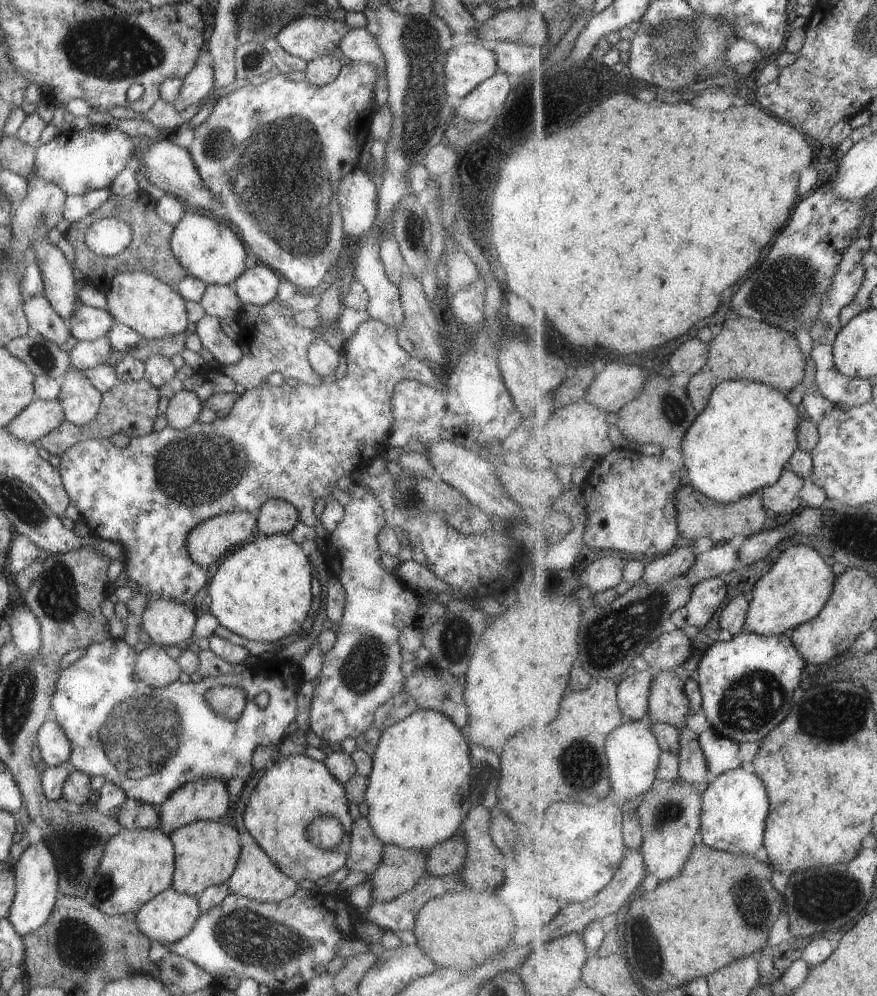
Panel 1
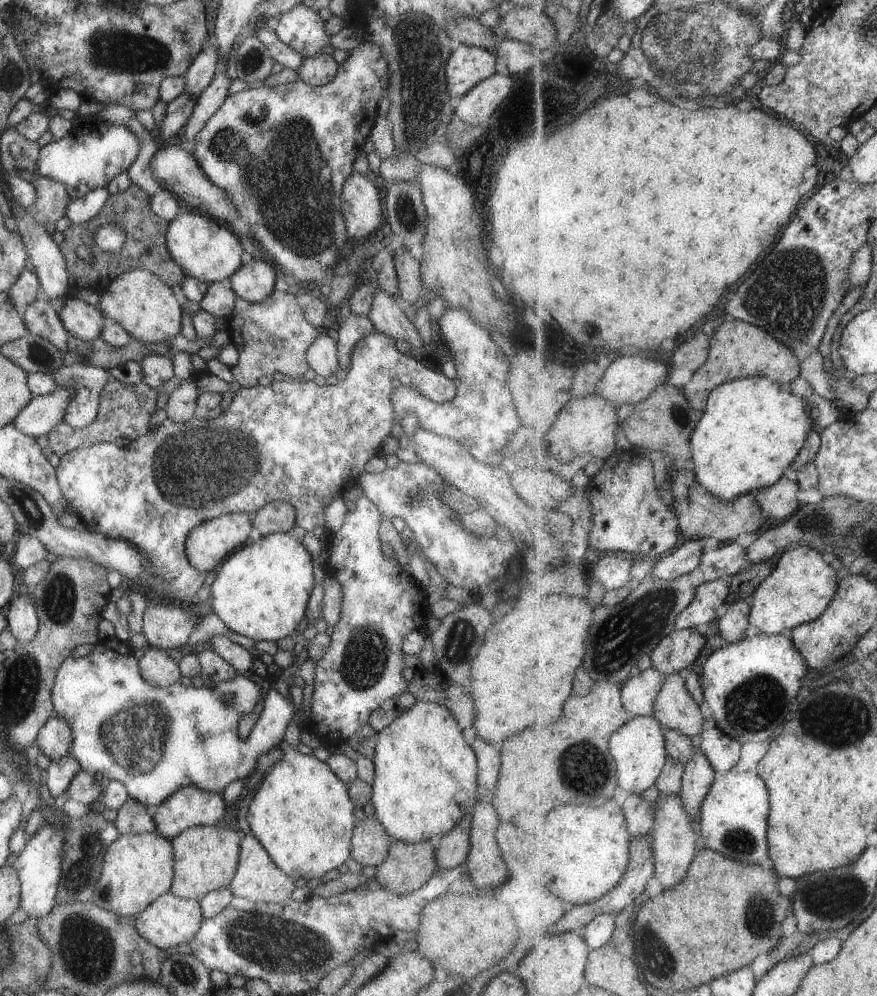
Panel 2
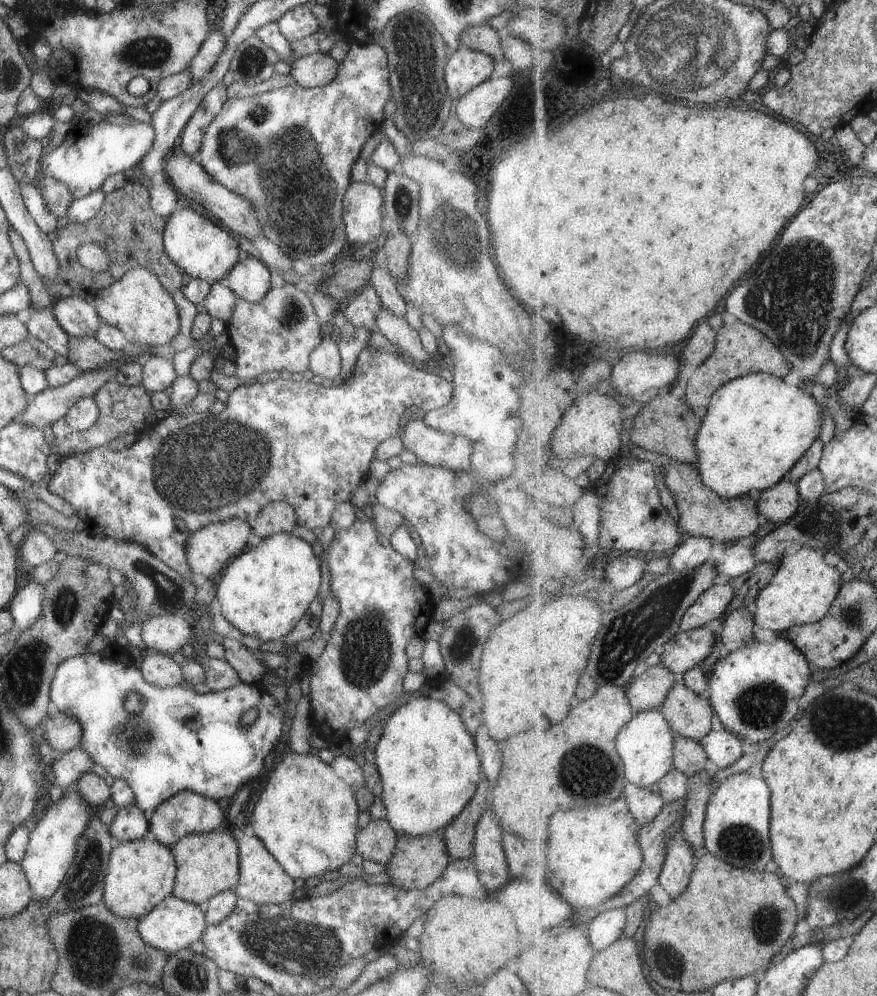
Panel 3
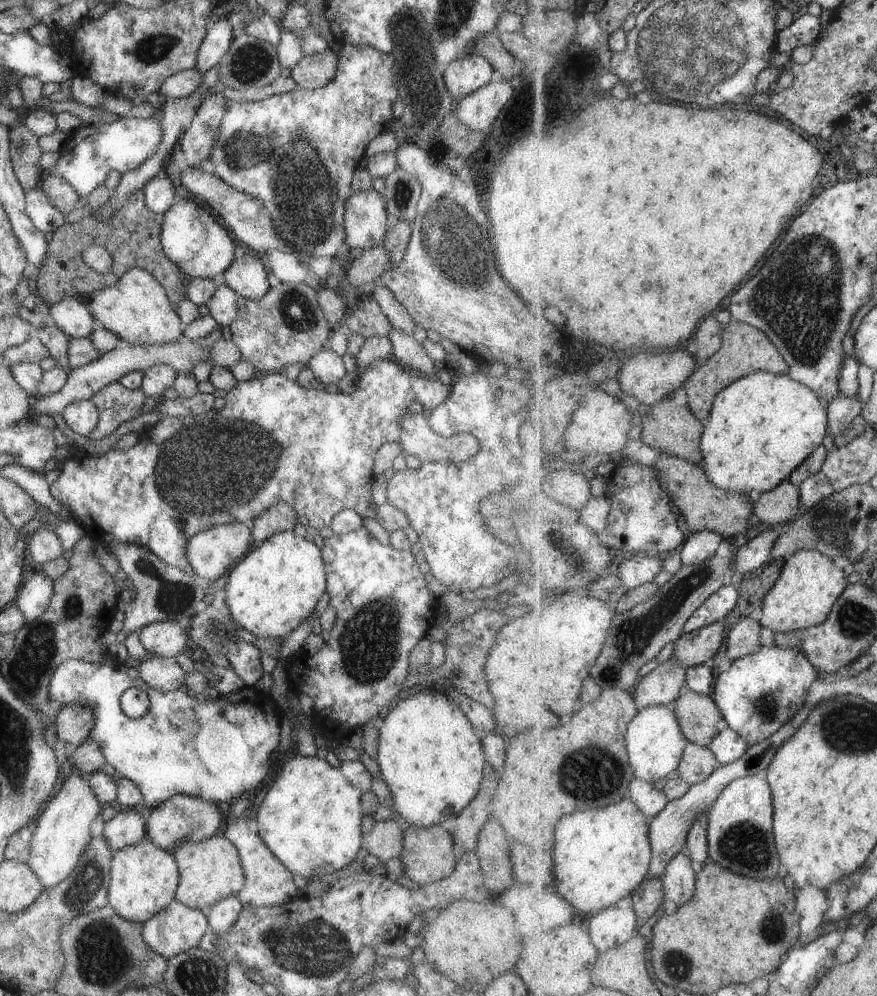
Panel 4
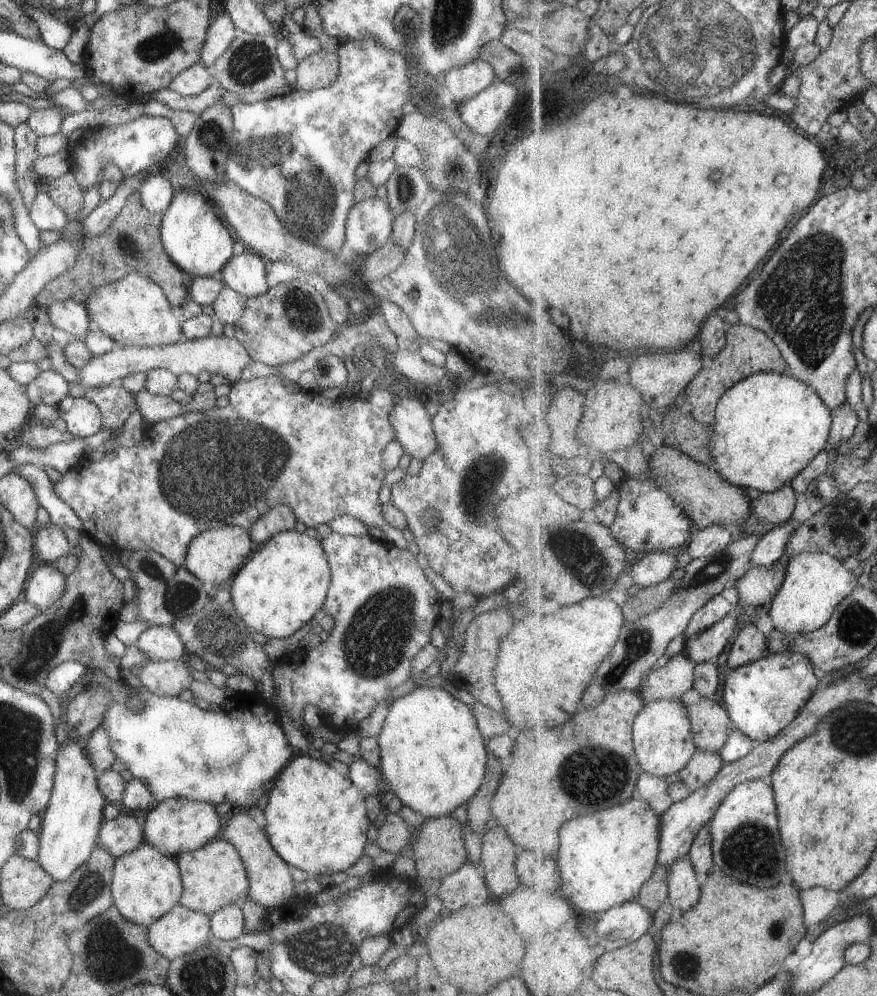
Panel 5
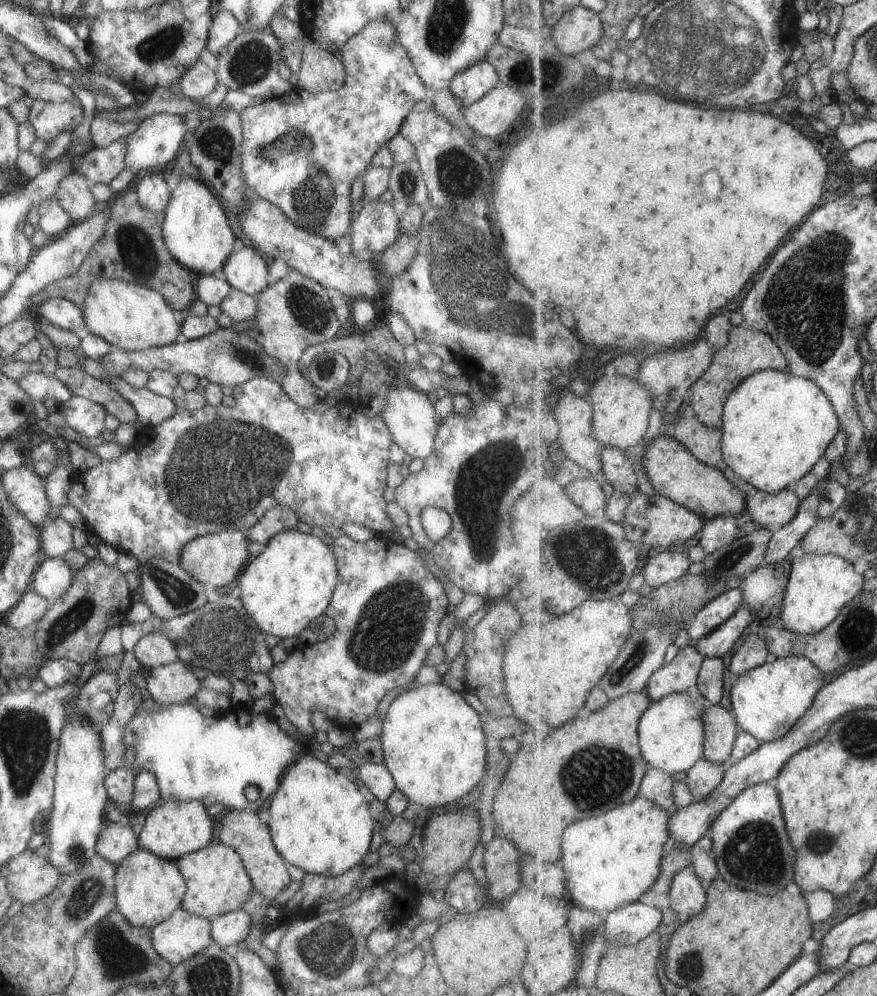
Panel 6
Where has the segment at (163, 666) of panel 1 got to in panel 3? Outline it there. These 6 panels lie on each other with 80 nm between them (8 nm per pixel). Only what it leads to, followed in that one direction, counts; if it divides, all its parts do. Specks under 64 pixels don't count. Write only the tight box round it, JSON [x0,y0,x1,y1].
[139,650,182,688]

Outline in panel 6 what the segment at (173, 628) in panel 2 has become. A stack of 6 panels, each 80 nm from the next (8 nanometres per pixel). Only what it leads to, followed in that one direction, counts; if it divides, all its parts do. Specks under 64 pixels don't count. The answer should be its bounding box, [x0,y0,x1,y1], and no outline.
[132,632,176,669]

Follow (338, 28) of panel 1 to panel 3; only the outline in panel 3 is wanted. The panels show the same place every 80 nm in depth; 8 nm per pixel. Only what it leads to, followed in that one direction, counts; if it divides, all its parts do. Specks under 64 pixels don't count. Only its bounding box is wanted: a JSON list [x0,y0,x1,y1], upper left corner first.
[275,4,317,42]

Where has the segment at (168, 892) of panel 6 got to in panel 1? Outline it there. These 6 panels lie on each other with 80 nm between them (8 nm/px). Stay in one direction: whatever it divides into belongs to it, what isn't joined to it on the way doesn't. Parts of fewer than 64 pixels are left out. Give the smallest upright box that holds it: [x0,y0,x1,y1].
[83,828,175,914]

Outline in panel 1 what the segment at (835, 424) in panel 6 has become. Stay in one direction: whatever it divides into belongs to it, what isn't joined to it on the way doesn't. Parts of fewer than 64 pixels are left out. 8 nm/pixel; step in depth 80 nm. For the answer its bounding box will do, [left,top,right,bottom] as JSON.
[683,380,801,504]

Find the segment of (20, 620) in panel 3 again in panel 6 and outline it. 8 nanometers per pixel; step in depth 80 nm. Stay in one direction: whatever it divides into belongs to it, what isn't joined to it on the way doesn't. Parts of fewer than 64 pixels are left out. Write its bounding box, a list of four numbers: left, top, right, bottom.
[29,558,73,608]

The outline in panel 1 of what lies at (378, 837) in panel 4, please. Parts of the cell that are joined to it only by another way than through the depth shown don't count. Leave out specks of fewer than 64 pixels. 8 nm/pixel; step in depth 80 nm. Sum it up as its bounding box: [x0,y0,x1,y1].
[345,817,383,876]

